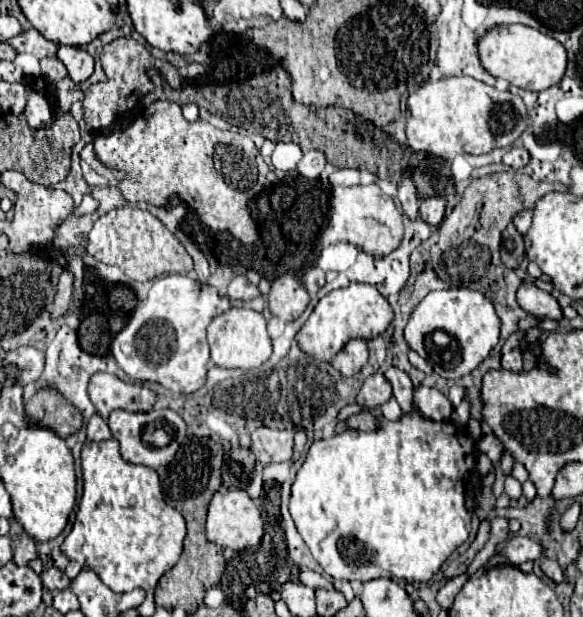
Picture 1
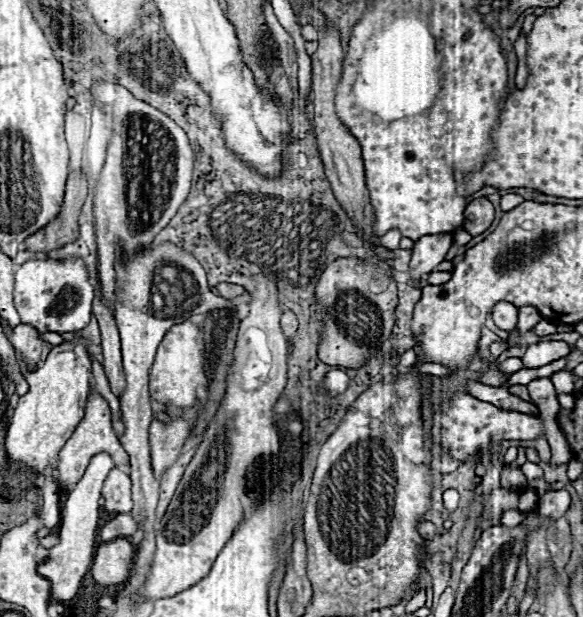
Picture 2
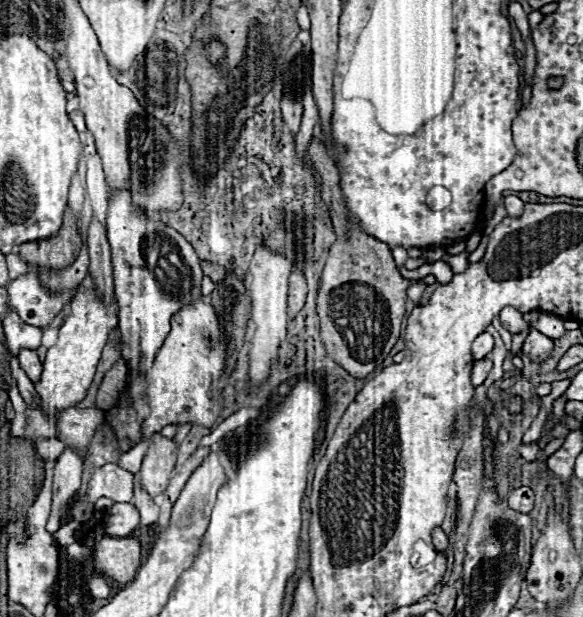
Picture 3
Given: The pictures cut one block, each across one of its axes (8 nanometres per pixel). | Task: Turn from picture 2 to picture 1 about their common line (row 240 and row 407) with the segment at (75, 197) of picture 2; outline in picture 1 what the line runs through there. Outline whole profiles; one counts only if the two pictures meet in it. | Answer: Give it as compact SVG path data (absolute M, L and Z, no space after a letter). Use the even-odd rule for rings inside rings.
M52 388L38 390L26 404L26 414L28 414L28 422L36 426L44 426L60 434L60 438L68 438L70 434L76 434L82 426L80 412L62 394L58 394Z

